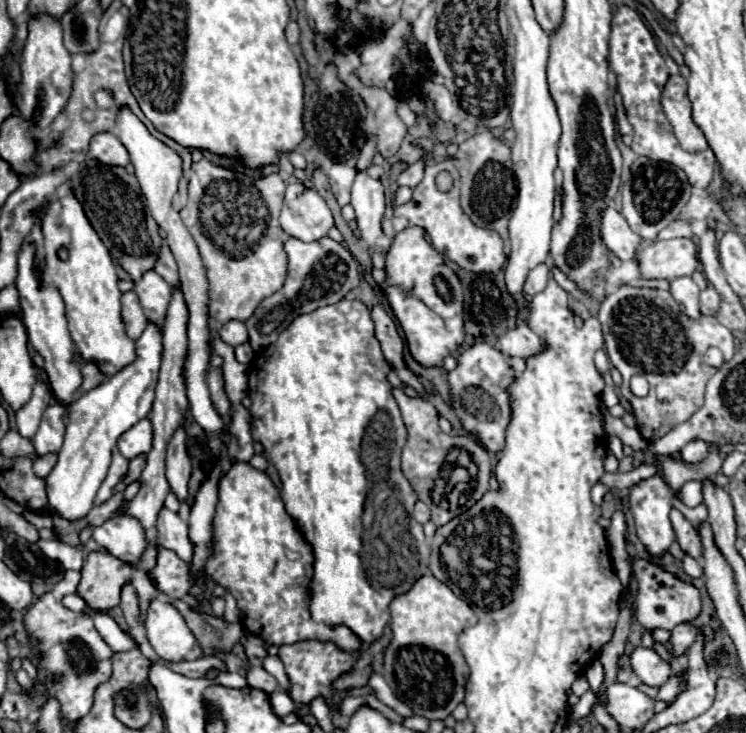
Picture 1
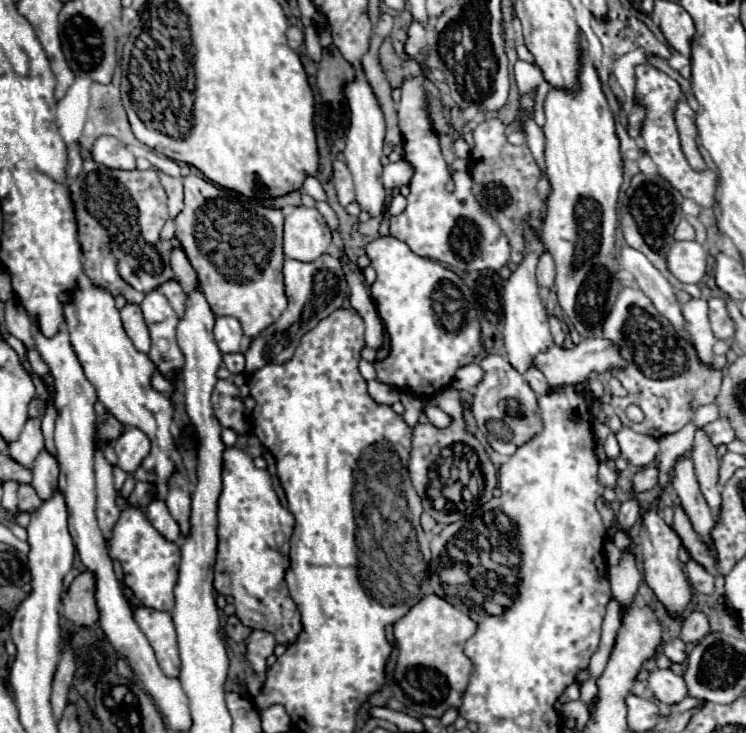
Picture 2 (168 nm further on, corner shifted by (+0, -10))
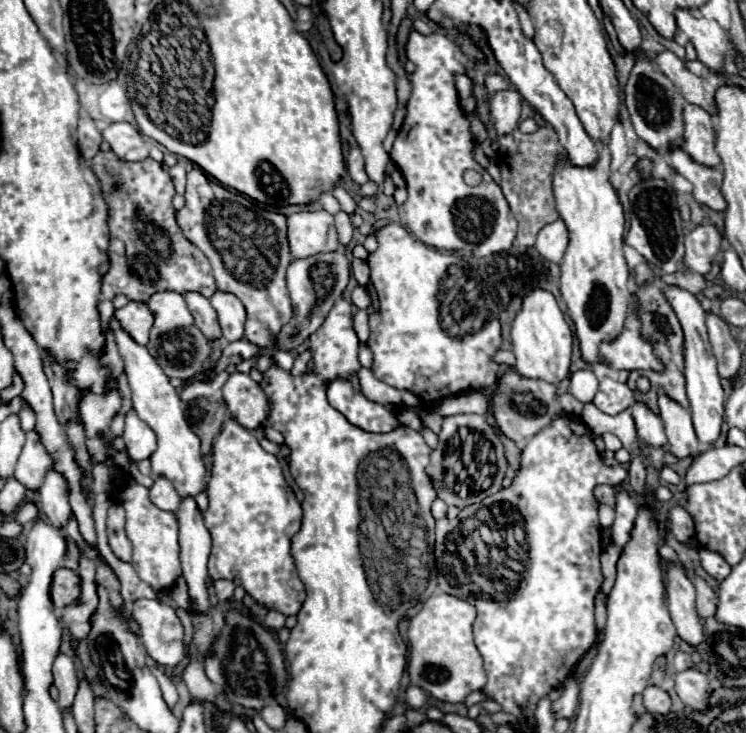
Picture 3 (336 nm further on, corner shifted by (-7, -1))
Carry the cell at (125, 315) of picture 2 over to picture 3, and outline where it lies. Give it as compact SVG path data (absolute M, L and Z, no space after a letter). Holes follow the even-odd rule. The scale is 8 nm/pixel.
M129 302L127 306L115 310L115 318L135 342L147 344L149 330L153 328L153 314L145 302Z

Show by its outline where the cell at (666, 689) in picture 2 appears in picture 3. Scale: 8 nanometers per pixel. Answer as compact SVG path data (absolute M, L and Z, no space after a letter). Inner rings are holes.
M689 668L683 672L673 672L671 678L675 682L675 692L685 706L695 710L707 710L709 678L703 672Z

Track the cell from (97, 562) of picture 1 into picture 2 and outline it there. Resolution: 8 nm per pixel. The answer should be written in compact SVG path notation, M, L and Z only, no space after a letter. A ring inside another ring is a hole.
M80 573L62 595L62 615L80 627L90 627L98 621L98 607L94 607L94 575Z

